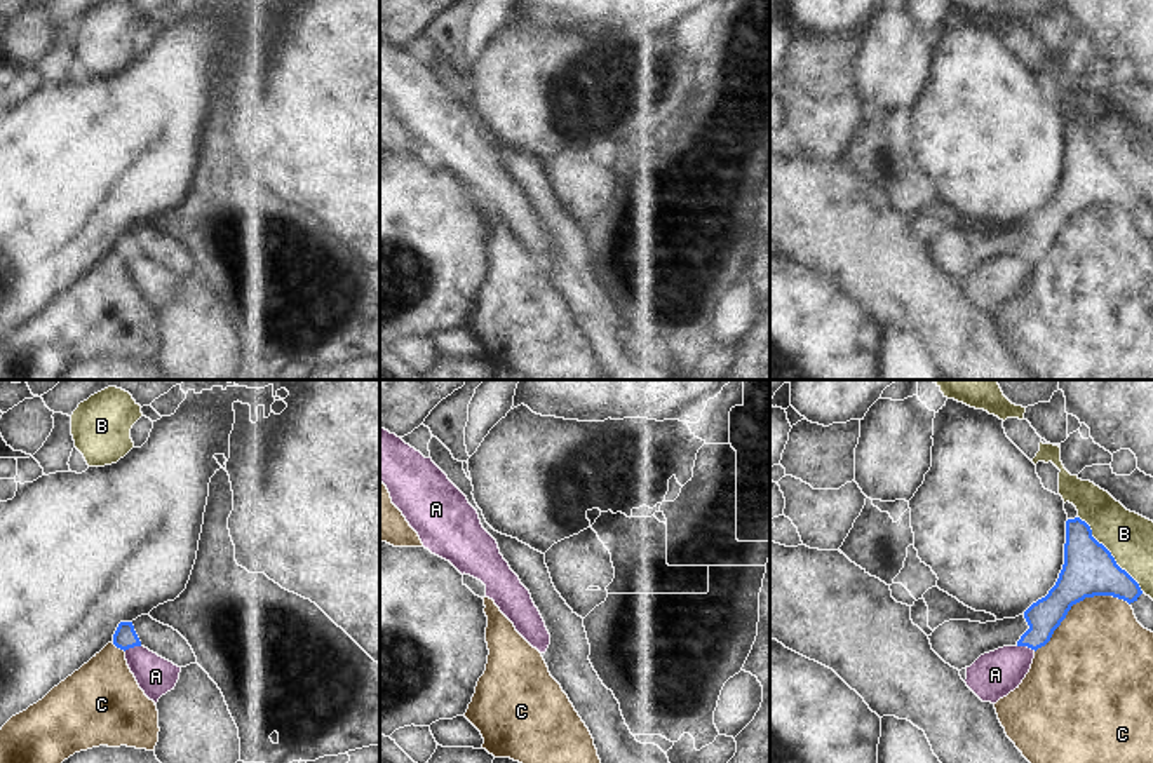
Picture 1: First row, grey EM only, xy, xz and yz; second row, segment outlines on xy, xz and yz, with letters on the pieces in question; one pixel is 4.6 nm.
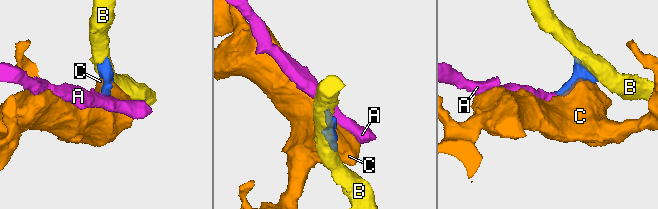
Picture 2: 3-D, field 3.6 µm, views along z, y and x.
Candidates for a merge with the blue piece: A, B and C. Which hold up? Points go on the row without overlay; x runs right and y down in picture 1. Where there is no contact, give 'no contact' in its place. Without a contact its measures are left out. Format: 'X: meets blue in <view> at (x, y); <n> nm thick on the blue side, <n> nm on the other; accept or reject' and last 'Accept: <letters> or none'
A: meets blue in yz at (1026, 255); 160 nm thick on the blue side, 220 nm on the other; accept
B: meets blue in yz at (1110, 164); 240 nm thick on the blue side, 220 nm on the other; reject
C: meets blue in yz at (1077, 211); 240 nm thick on the blue side, 440 nm on the other; reject
Accept: A

